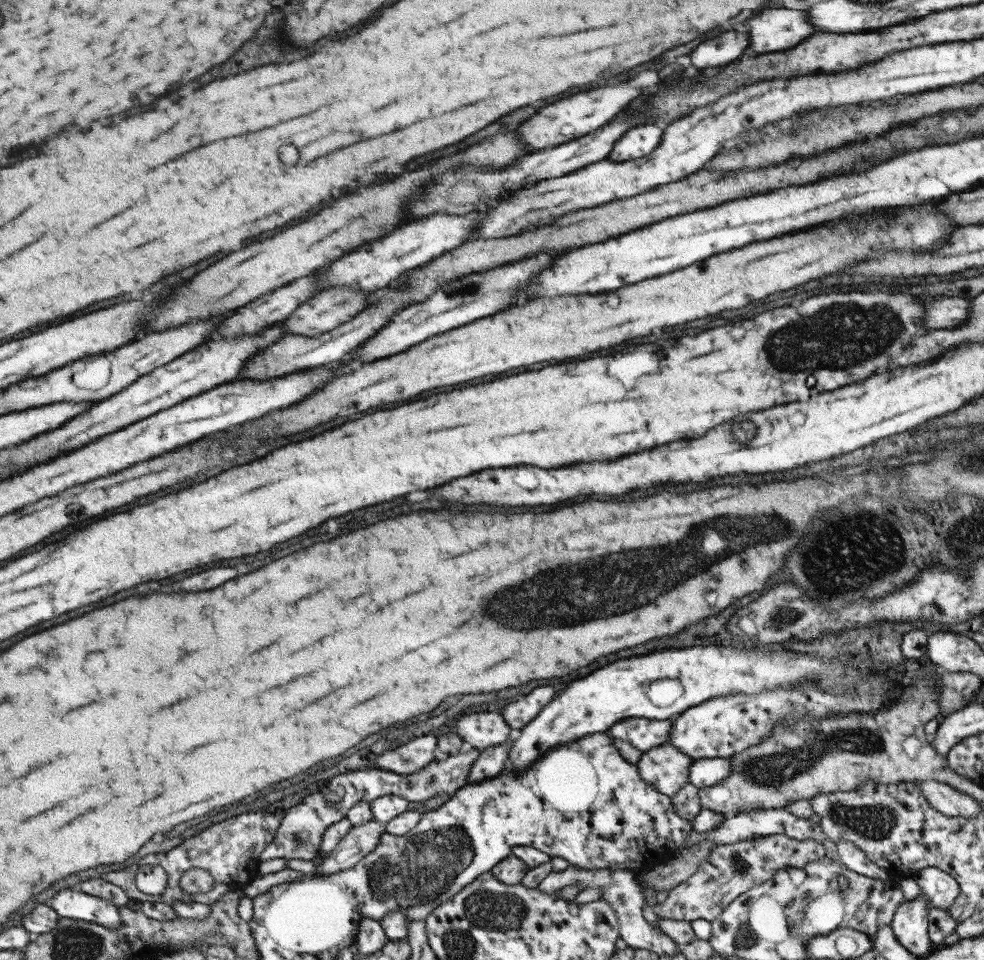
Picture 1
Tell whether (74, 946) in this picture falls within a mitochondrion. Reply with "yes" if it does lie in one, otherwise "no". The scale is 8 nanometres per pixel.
yes

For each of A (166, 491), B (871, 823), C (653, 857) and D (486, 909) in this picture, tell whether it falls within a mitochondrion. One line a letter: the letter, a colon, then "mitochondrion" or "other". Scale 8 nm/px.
A: other
B: mitochondrion
C: other
D: mitochondrion

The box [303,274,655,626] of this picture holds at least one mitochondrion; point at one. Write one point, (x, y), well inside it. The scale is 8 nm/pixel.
(458, 292)

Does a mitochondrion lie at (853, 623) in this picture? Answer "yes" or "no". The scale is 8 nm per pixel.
no

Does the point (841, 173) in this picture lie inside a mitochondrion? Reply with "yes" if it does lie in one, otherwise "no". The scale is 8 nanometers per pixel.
no

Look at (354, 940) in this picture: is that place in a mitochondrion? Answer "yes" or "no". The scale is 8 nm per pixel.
no

